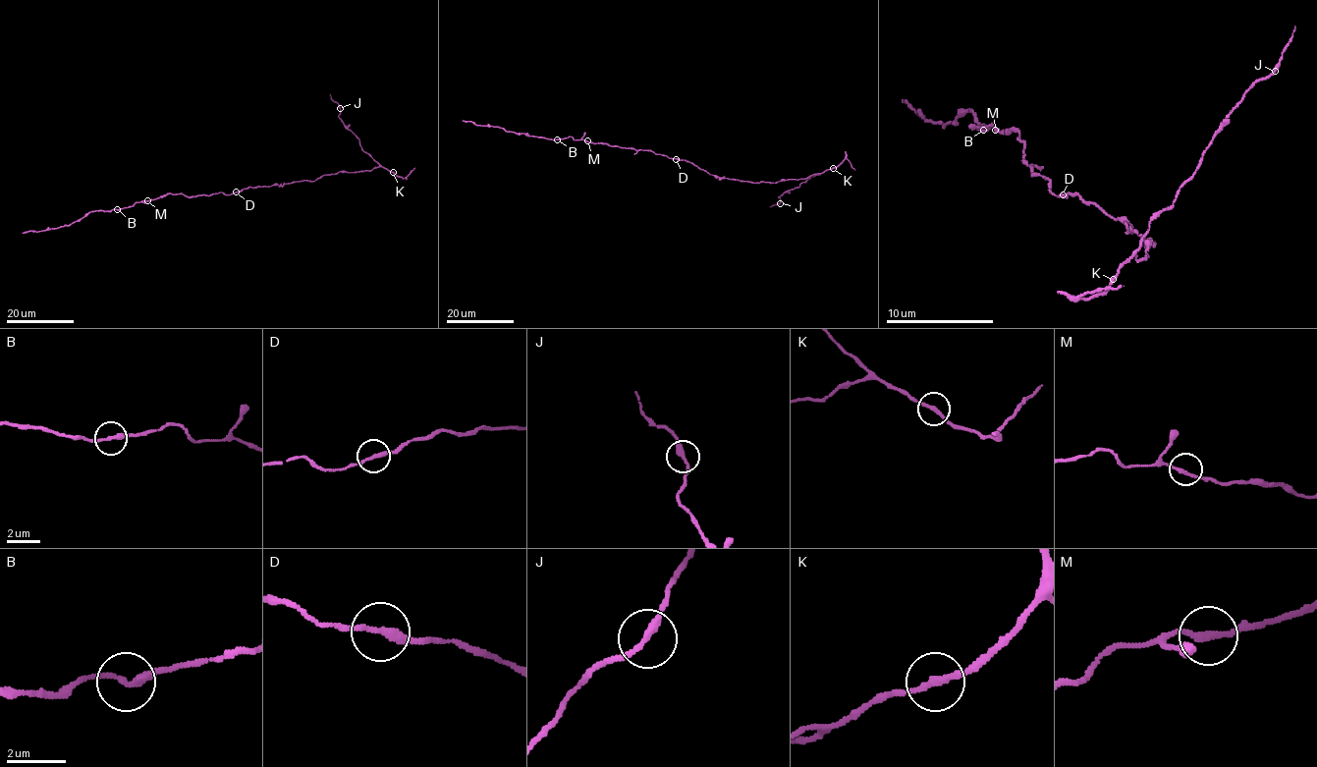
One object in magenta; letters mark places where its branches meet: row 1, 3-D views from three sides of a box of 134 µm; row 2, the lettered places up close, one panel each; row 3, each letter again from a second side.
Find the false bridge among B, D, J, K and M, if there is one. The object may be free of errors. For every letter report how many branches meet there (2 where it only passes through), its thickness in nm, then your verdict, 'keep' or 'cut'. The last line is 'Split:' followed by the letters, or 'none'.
B: 2 | 240 nm | keep
D: 2 | 240 nm | keep
J: 2 | 240 nm | keep
K: 2 | 200 nm | keep
M: 2 | 200 nm | keep
Split: none

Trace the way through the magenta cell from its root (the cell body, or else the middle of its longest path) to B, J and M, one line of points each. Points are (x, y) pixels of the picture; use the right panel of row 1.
B: (1070, 191), (1057, 197), (1048, 178), (1032, 175), (1017, 129), (1006, 134), (992, 123), (978, 127), (983, 131)
J: (1070, 191), (1148, 248), (1151, 239), (1147, 260), (1133, 254), (1150, 222), (1247, 88), (1275, 71)
M: (1070, 191), (1057, 197), (1048, 178), (1032, 175), (1017, 129), (995, 130)

